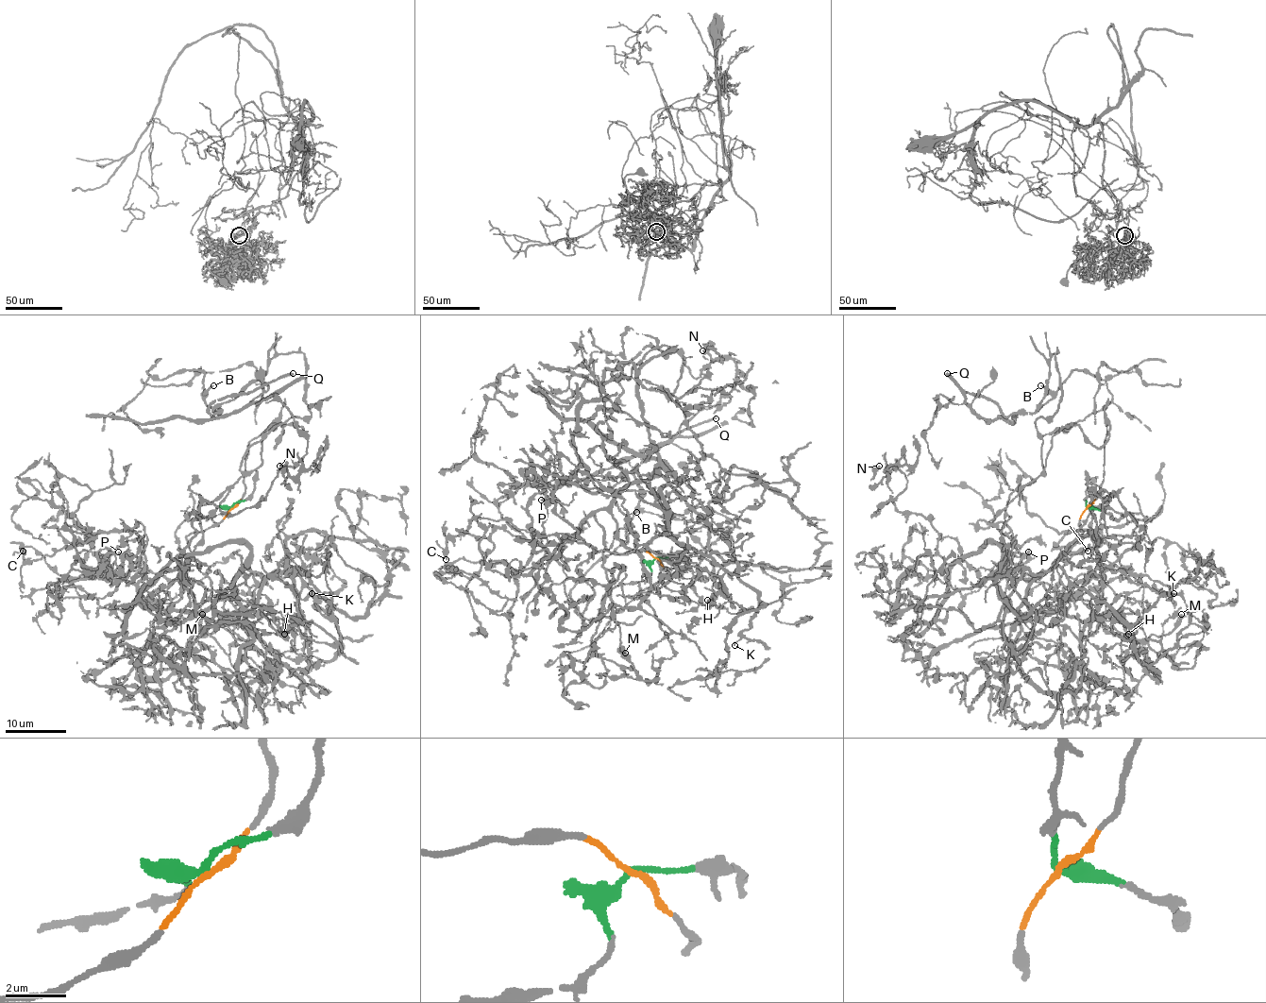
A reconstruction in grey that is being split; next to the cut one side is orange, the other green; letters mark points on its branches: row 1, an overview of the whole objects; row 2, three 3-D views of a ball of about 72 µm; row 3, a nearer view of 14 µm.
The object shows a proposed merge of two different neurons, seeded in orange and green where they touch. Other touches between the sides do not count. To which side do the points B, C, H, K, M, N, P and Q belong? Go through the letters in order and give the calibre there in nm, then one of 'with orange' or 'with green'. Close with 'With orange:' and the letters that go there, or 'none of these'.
B: calibre 160 nm; with orange
C: calibre 320 nm; with green
H: calibre 140 nm; with green
K: calibre 150 nm; with green
M: calibre 300 nm; with green
N: calibre 260 nm; with green
P: calibre 360 nm; with green
Q: calibre 200 nm; with orange
With orange: B, Q

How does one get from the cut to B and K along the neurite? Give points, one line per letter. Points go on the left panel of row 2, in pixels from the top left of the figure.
B: (232, 507), (247, 444), (282, 426), (242, 471), (311, 414), (305, 356), (208, 406), (212, 385)
K: (232, 507), (179, 526), (187, 562), (172, 606), (250, 609), (292, 567), (335, 624), (311, 592)

